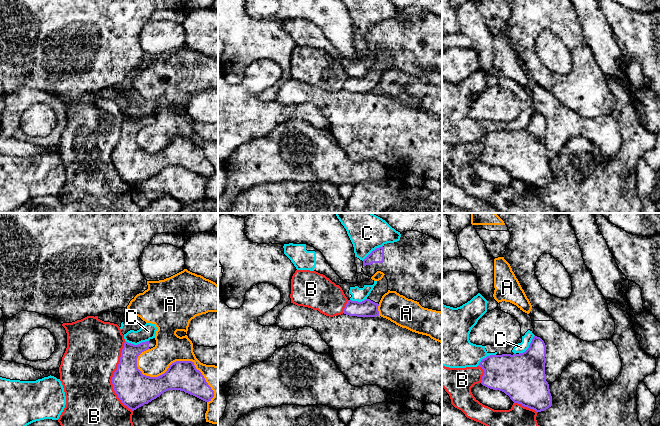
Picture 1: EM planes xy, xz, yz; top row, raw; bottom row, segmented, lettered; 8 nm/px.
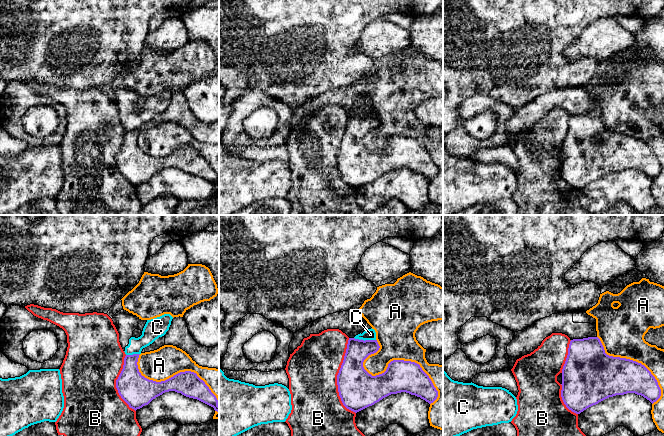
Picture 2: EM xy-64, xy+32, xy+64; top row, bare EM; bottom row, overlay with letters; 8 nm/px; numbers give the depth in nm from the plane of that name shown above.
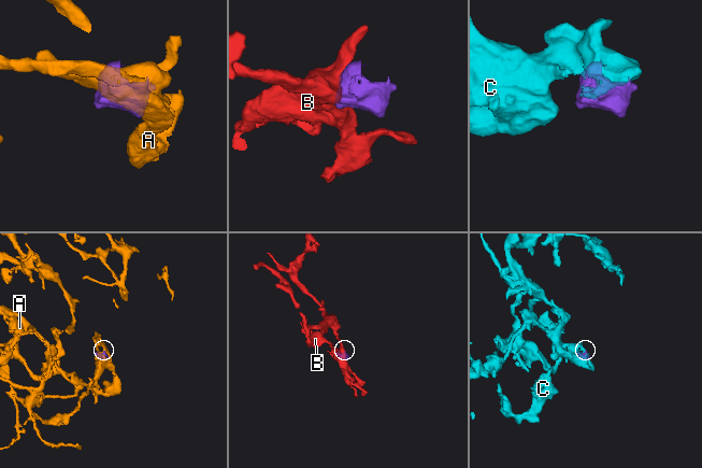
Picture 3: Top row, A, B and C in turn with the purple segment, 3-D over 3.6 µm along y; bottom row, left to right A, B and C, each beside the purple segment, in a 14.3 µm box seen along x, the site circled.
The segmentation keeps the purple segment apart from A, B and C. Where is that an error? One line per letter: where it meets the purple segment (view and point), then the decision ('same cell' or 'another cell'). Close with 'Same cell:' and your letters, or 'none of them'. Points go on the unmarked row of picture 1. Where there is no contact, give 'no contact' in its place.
A: contact xy (175, 138); another cell
B: contact xy (112, 153); another cell
C: contact xy (138, 120); another cell
Same cell: none of them

